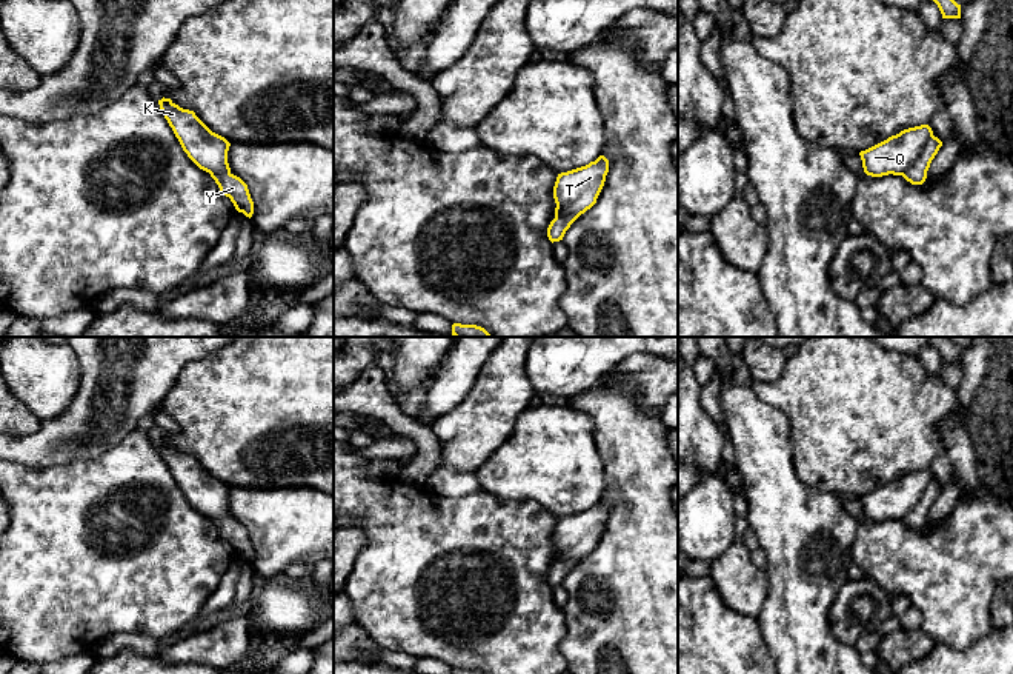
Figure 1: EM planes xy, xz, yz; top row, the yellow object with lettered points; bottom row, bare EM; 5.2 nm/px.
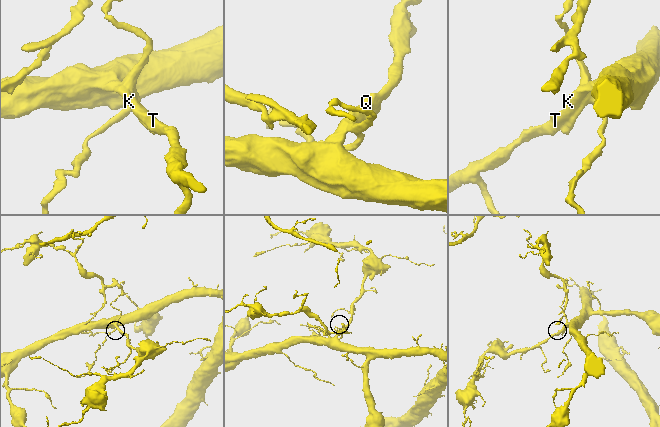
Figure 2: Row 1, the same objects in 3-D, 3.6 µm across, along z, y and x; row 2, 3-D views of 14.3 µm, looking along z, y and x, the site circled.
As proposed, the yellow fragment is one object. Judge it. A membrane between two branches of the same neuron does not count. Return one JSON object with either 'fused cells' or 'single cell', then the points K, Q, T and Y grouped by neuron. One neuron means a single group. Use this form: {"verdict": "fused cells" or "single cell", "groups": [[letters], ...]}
{"verdict": "fused cells", "groups": [["K", "Q", "T"], ["Y"]]}

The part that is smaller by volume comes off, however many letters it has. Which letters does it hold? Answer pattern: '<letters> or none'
Y

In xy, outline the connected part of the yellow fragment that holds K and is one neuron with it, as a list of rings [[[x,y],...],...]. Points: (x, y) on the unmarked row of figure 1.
[[[171,443],[158,445],[160,454],[188,502],[209,519],[231,517],[228,495],[231,488],[212,477],[194,455],[183,454]]]

